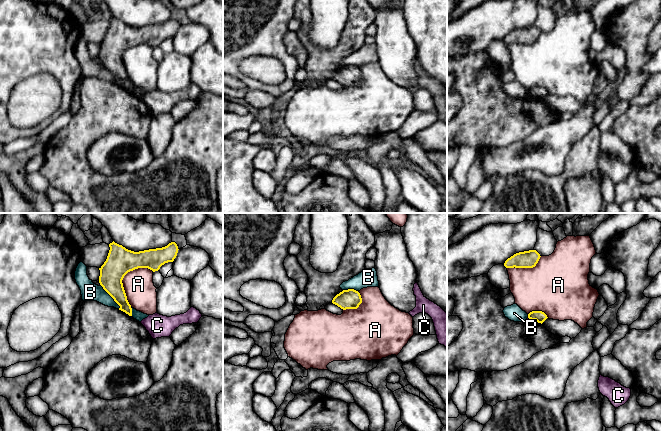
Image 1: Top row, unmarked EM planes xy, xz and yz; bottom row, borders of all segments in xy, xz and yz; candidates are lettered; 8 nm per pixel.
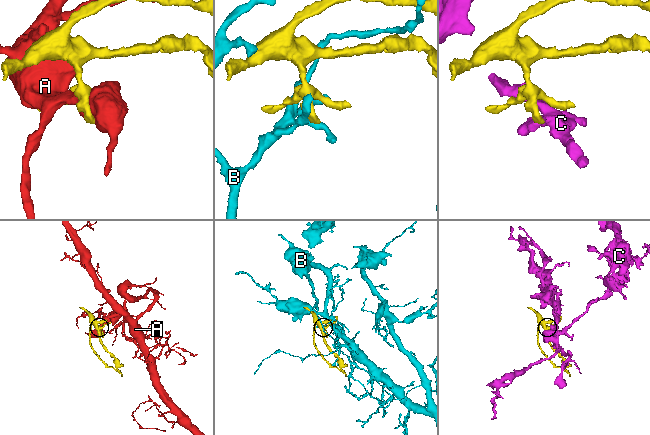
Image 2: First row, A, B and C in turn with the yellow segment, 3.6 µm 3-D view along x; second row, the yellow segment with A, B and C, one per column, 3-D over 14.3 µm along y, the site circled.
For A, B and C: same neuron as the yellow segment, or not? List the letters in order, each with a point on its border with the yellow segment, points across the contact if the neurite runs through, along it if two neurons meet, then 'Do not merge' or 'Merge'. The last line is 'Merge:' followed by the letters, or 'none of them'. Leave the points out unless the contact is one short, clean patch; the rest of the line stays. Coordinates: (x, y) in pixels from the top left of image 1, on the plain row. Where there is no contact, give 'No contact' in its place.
A: Touches yellow at xy (122, 55). Do not merge
B: Touches yellow at xy (111, 72). Boundary: xy (101, 61), (119, 84). Do not merge
C: Touches yellow at yz (533, 95). Boundary: yz (528, 93), (538, 98). Do not merge
Merge: none of them

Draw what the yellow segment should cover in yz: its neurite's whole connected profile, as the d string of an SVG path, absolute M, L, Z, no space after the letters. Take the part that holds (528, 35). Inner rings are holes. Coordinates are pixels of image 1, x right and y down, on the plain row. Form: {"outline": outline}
{"outline": "M536 26L519 28L508 34L504 42L506 44L533 44L538 39L540 33Z"}

